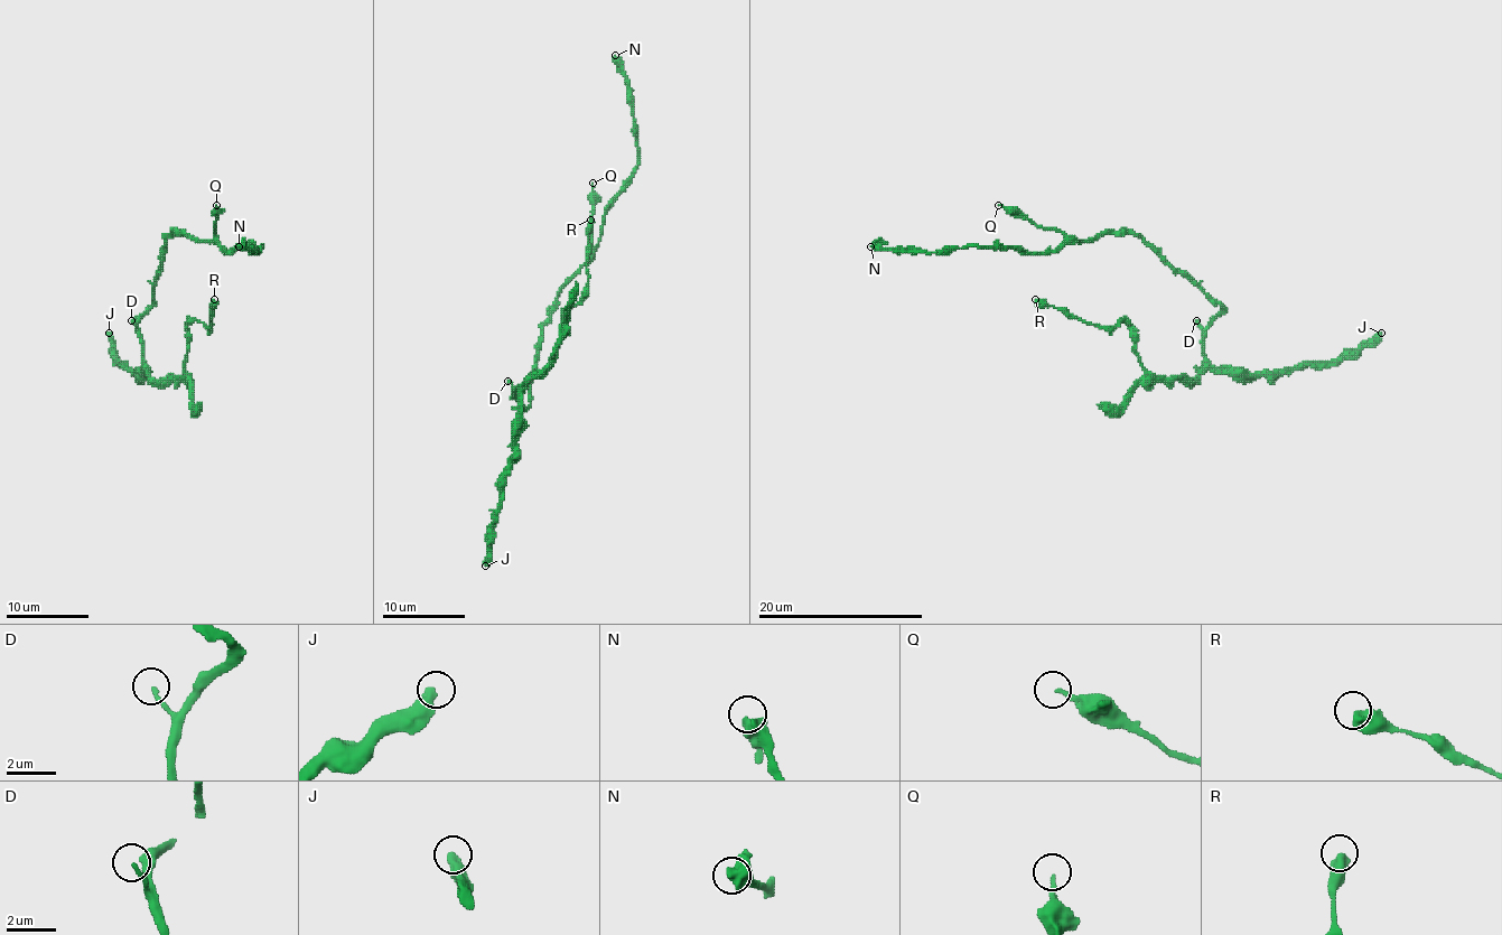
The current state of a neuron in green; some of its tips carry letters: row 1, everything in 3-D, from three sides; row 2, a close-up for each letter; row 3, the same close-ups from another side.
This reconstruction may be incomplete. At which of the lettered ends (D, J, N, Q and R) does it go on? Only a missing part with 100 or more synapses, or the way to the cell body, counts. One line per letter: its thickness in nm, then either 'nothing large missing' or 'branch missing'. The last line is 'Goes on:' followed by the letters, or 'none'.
D: 150 nm thick; nothing large missing
J: 460 nm thick; nothing large missing
N: 550 nm thick; nothing large missing
Q: 170 nm thick; nothing large missing
R: 550 nm thick; nothing large missing
Goes on: none

